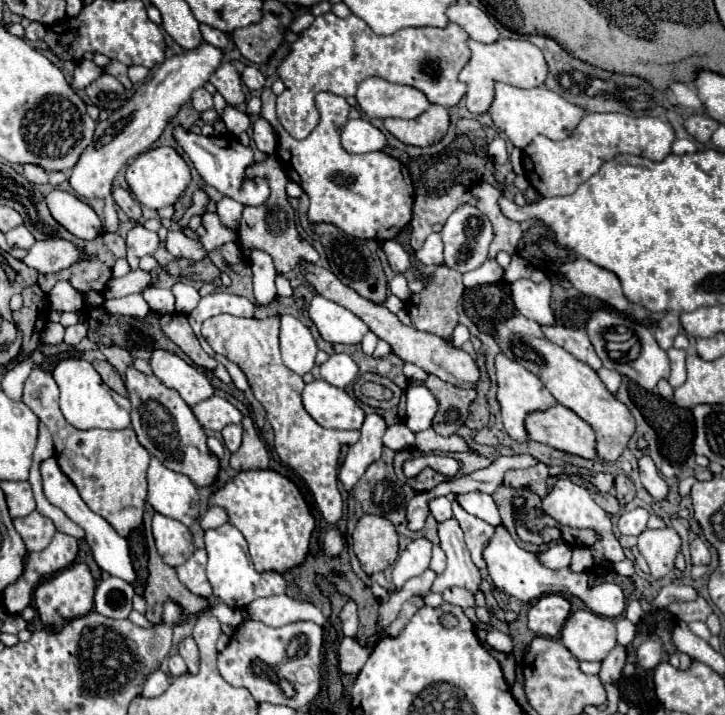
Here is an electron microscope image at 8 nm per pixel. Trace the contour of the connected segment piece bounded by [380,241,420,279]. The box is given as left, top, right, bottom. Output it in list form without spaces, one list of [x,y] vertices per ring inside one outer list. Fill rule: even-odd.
[[[384,241],[382,245],[380,245],[380,249],[384,251],[384,255],[386,255],[386,259],[388,259],[388,263],[390,263],[390,267],[392,267],[392,271],[396,273],[406,273],[406,271],[412,271],[414,275],[416,275],[416,279],[420,279],[420,273],[412,267],[412,263],[410,263],[410,259],[408,259],[408,253],[402,249],[402,245],[400,243],[396,243],[396,241]]]

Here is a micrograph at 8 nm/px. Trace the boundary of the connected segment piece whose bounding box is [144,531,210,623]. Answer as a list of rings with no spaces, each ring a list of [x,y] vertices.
[[[148,531],[148,579],[146,579],[146,589],[144,589],[144,599],[146,599],[146,619],[150,623],[160,623],[162,617],[162,603],[172,599],[176,601],[186,613],[200,615],[206,605],[210,605],[208,599],[202,599],[194,593],[190,593],[178,579],[174,567],[166,565],[150,537]]]

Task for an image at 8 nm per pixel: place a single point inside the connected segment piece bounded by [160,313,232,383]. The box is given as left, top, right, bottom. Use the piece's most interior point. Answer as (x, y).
(176, 326)

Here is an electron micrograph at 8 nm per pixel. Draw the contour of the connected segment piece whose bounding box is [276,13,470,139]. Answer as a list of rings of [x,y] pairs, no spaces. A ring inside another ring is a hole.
[[[324,13],[290,43],[288,57],[276,67],[276,73],[286,85],[284,93],[276,99],[278,119],[294,139],[304,139],[314,129],[312,105],[316,93],[322,91],[322,85],[352,85],[352,95],[356,95],[358,83],[374,75],[390,83],[416,87],[430,103],[454,107],[466,95],[466,85],[458,81],[460,69],[470,59],[466,41],[468,33],[456,23],[450,23],[444,29],[406,27],[394,35],[380,37],[356,15],[340,19],[334,13]]]

